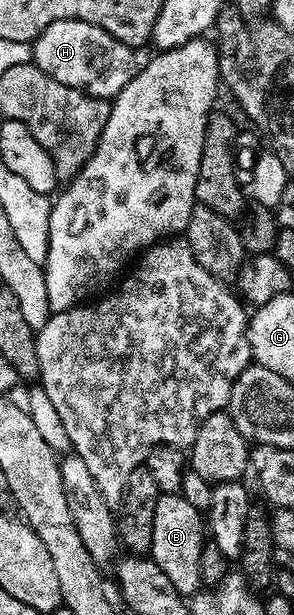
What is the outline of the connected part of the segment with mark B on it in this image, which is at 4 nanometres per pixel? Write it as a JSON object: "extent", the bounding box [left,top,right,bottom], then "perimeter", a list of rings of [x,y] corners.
{"extent":[150,493,206,595],"perimeter":[[[160,493],[157,499],[157,507],[154,508],[152,552],[150,556],[155,565],[162,567],[166,579],[170,579],[170,583],[174,583],[174,587],[182,595],[195,594],[201,588],[199,560],[202,558],[205,540],[206,521],[202,513],[192,507],[180,493]]]}

